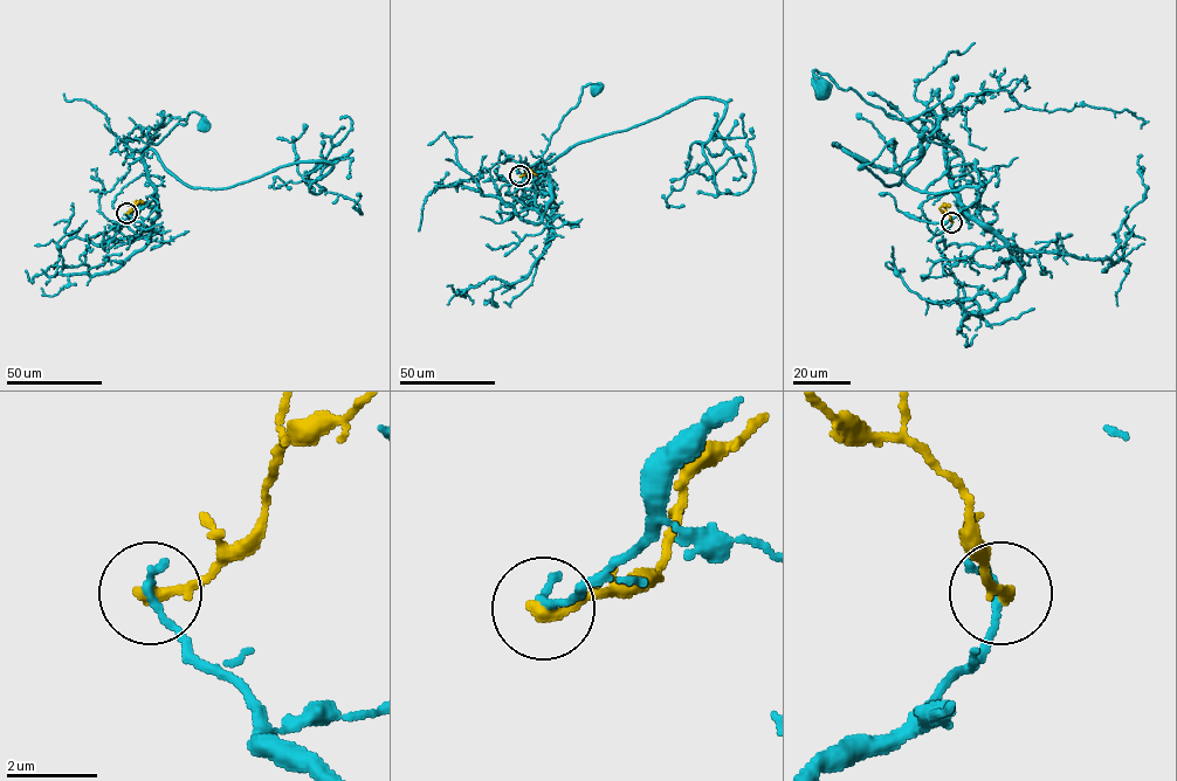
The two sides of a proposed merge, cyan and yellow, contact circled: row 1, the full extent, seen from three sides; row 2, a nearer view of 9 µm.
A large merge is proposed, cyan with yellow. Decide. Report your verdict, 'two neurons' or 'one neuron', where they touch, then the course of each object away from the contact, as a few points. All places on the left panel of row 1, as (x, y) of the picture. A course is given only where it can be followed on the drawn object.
two neurons; place (126, 213); course cyan (126, 213), (142, 221), (158, 205), (150, 197), (145, 147), (186, 123), (191, 112), (202, 116), (202, 125); course yellow (126, 213), (143, 202)

